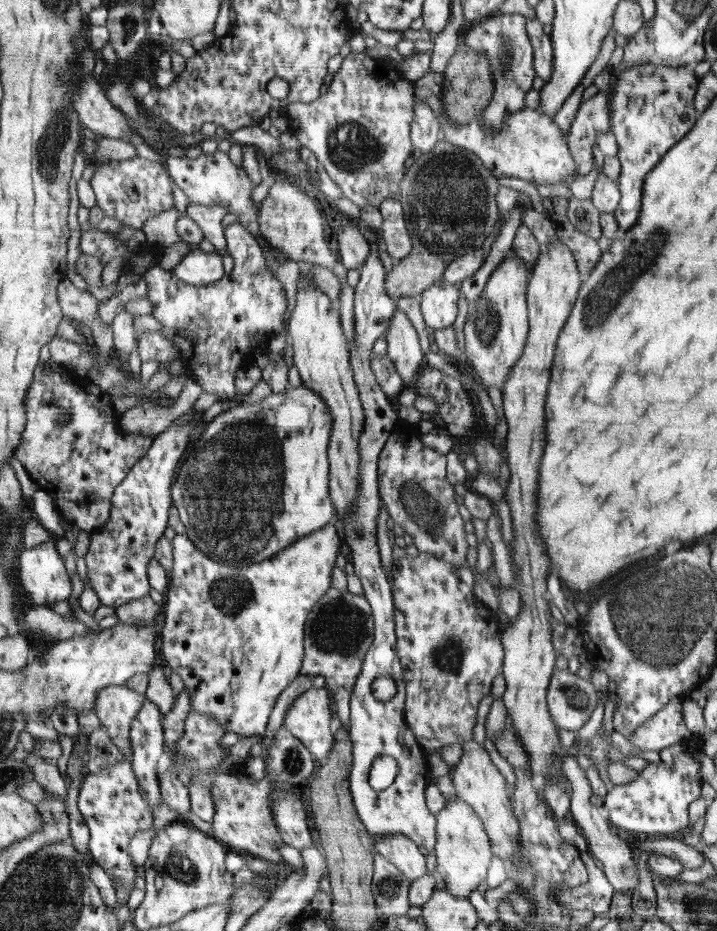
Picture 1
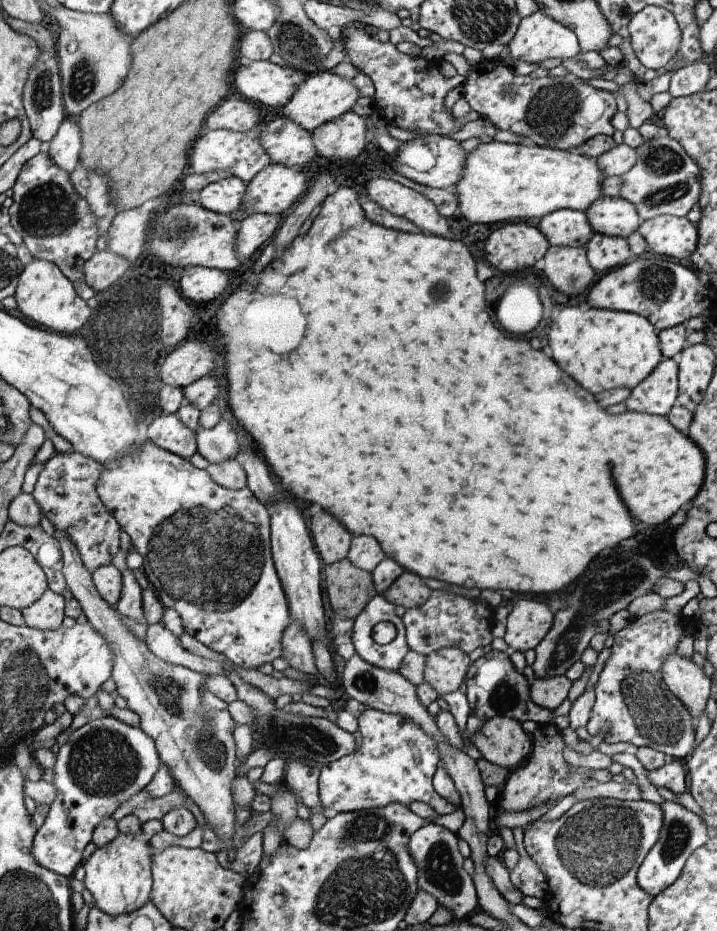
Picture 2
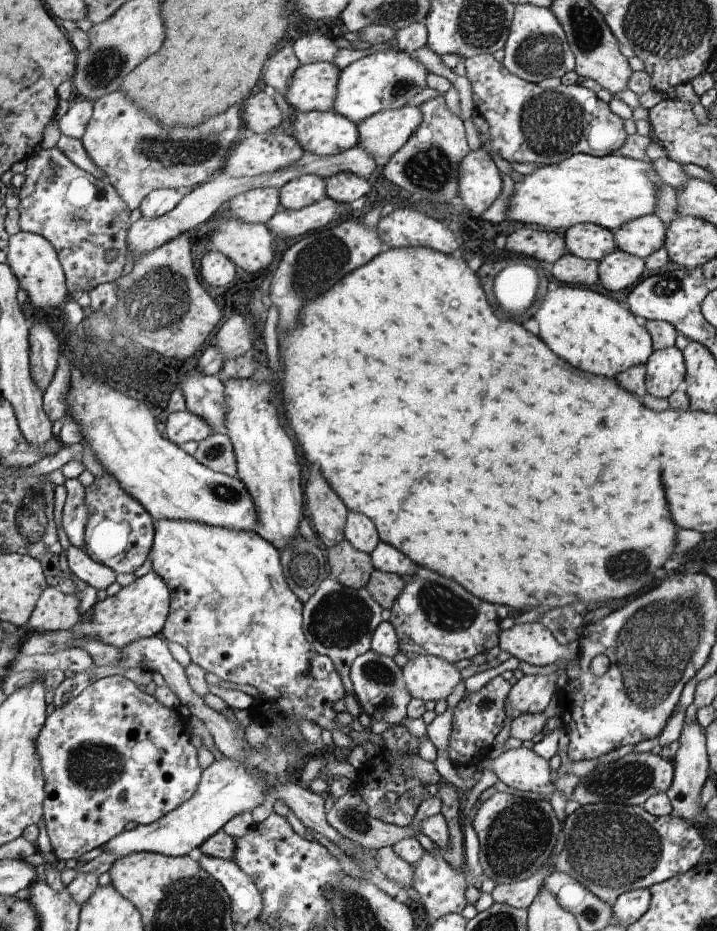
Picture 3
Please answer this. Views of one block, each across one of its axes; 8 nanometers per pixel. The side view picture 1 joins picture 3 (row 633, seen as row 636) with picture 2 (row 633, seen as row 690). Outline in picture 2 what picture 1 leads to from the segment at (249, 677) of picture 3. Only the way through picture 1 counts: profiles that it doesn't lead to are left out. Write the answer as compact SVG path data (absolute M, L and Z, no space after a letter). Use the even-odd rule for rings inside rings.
M147 440L146 444L130 450L128 454L122 454L120 458L106 462L101 469L102 478L98 478L97 482L97 493L102 494L101 501L106 502L106 506L110 506L110 510L114 510L114 518L118 518L118 522L122 522L122 530L125 530L126 534L130 536L136 553L140 553L140 556L144 558L142 572L146 575L163 607L178 612L184 631L210 650L224 654L230 662L240 668L259 670L260 666L272 664L273 660L280 658L282 656L282 638L292 621L288 600L282 589L271 554L270 515L266 505L257 498L257 495L248 488L228 490L226 487L220 486L214 482L212 475L206 469L194 467L188 459L164 450L150 440Z

